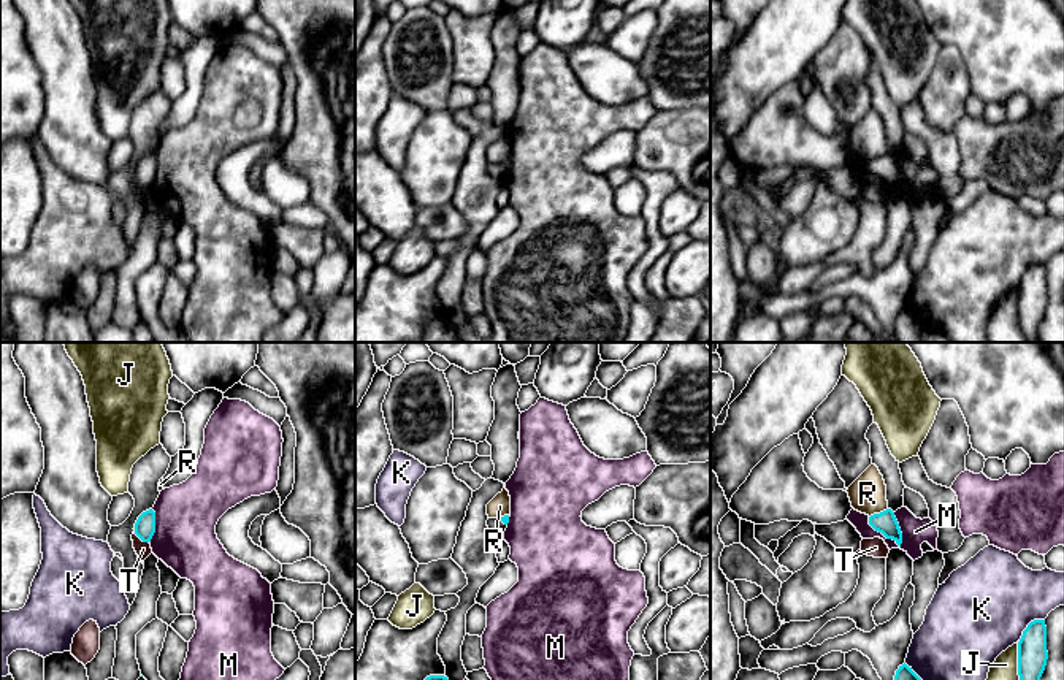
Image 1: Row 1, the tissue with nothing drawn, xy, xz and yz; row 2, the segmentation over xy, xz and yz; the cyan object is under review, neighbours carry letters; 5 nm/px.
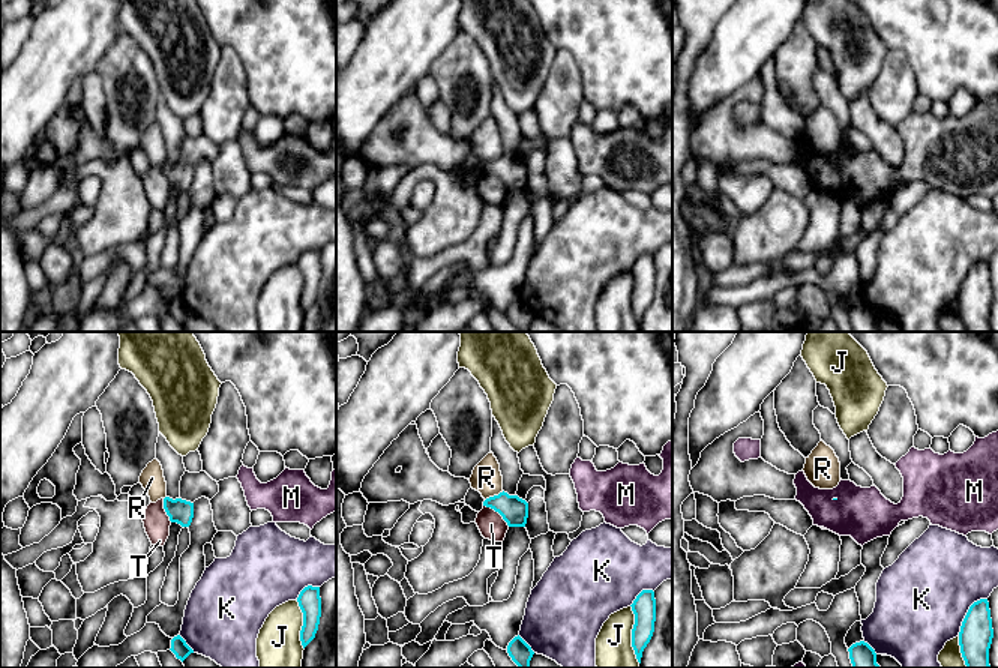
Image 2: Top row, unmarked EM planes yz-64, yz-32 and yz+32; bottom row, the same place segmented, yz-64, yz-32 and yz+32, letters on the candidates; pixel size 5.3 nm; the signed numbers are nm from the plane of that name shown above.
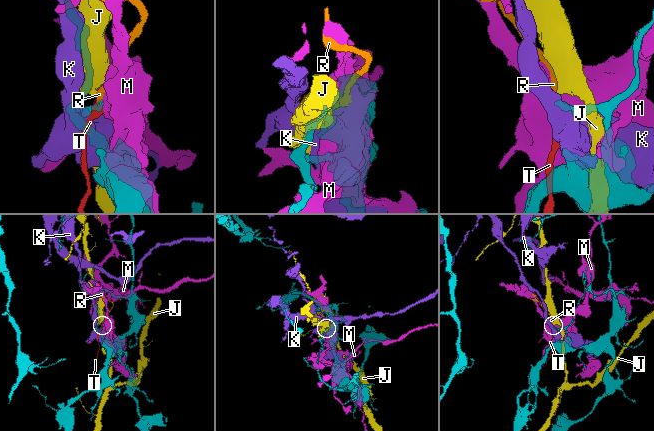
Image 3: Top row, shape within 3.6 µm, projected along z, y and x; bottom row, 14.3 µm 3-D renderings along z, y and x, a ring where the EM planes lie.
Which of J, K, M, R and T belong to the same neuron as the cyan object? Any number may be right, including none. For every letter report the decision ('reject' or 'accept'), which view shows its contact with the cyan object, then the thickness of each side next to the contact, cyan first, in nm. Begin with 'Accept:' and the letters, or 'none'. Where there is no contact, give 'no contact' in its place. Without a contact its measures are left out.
Accept: none
J: reject; contact in yz; calibres 150 and 180 nm
K: reject; contact in yz; calibres 150 and 480 nm
M: reject; contact in yz; calibres 120 and 140 nm
R: reject; contact in yz; calibres 120 and 190 nm
T: reject; contact in xy; calibres 110 and 80 nm

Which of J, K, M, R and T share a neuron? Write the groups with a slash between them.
J / K / M / R T

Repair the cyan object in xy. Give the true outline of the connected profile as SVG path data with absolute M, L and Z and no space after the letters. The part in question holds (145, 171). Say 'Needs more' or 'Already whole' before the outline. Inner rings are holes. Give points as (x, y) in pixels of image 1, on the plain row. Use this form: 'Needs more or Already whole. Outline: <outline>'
Already whole. Outline: M152 154L143 157L135 168L135 179L143 187L151 187L155 178L155 157Z

